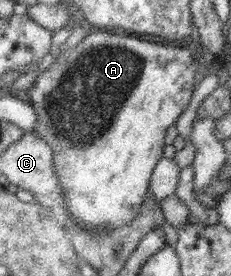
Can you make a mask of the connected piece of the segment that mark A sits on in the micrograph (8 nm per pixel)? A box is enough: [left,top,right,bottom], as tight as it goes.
[27,29,201,232]

